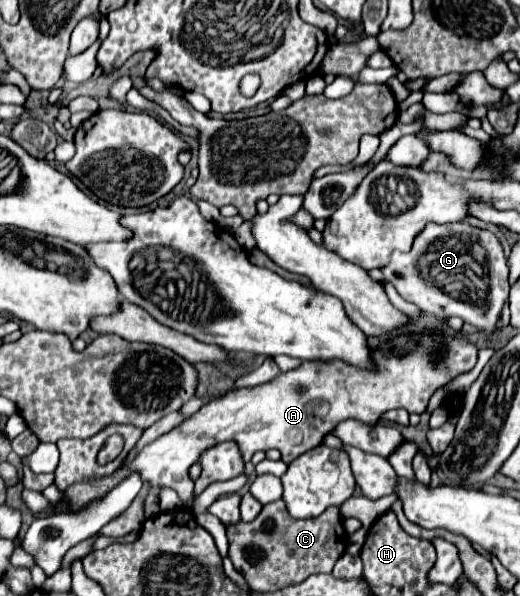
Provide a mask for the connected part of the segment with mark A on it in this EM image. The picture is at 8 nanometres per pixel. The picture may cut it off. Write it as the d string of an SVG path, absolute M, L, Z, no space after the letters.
M408 333L390 337L372 351L372 361L376 365L374 369L362 369L340 359L302 361L300 367L280 373L266 385L236 389L204 405L198 413L194 413L194 417L140 449L134 461L128 465L110 475L68 485L62 501L68 503L66 511L80 511L88 503L110 493L132 473L138 473L142 483L150 485L144 499L144 519L156 519L160 515L158 501L162 487L174 489L180 501L193 497L194 481L190 479L188 471L210 447L224 441L234 441L246 463L256 451L278 449L282 453L282 461L292 463L304 451L320 445L332 427L348 417L374 425L382 413L398 407L406 409L408 413L424 413L434 391L446 387L460 373L472 371L476 359L478 347L468 339L450 337L446 333Z

